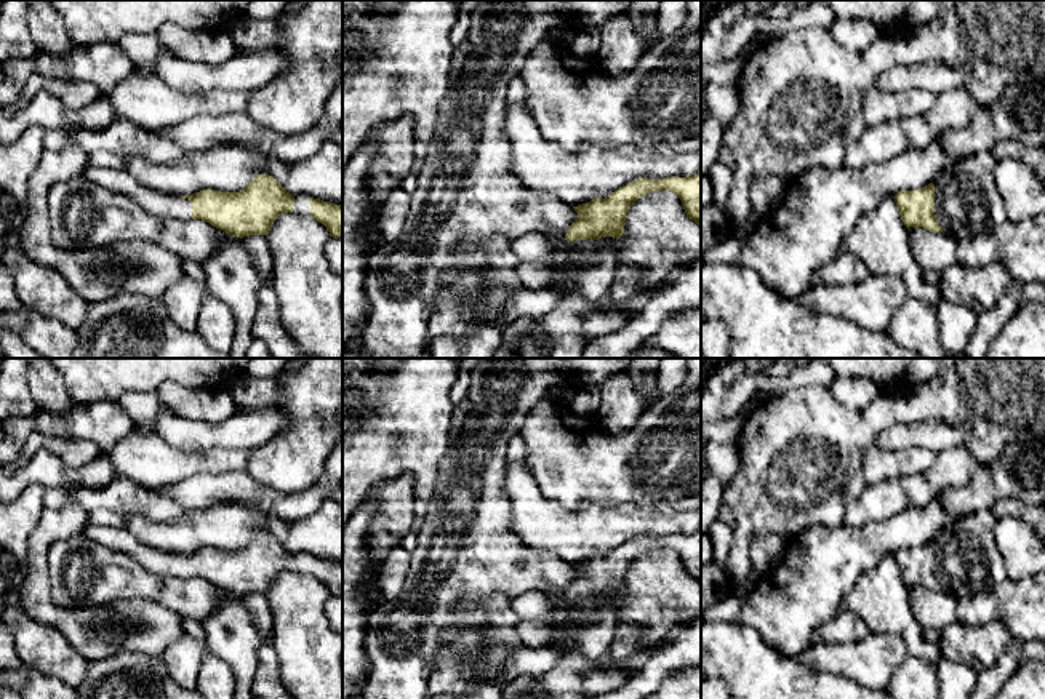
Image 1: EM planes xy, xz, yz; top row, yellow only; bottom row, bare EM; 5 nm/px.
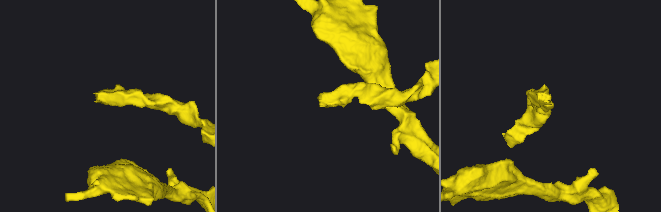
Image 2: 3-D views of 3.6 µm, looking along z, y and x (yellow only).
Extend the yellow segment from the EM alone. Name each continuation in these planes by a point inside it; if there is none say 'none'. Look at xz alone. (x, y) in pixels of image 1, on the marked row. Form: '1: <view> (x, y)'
1: xz (586, 269)

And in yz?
1: yz (967, 203)

